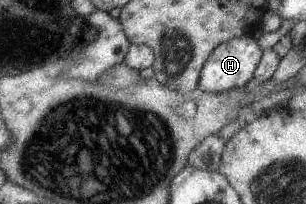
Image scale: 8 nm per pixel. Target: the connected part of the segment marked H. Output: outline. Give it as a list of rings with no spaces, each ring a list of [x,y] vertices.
[[[250,35],[222,42],[205,59],[199,73],[198,89],[207,94],[221,94],[245,86],[262,55]]]

